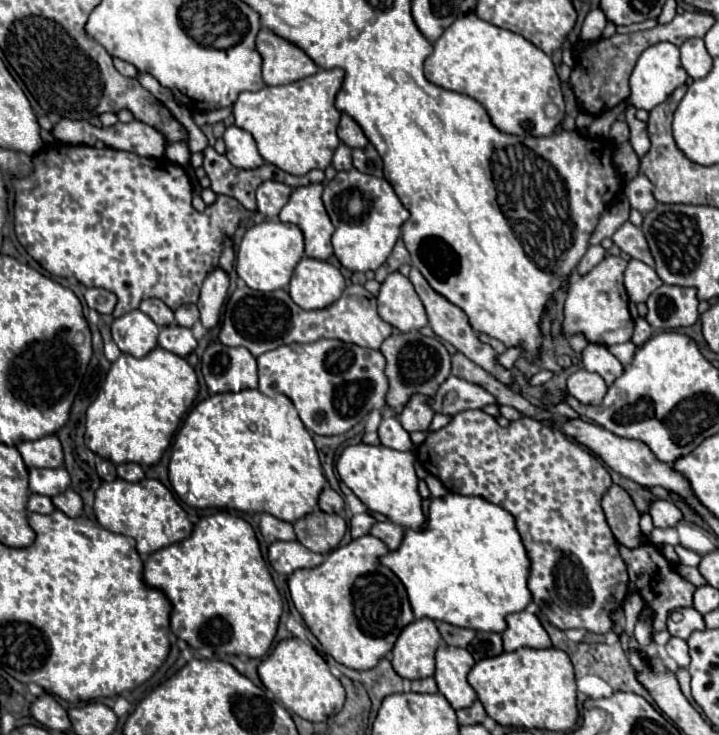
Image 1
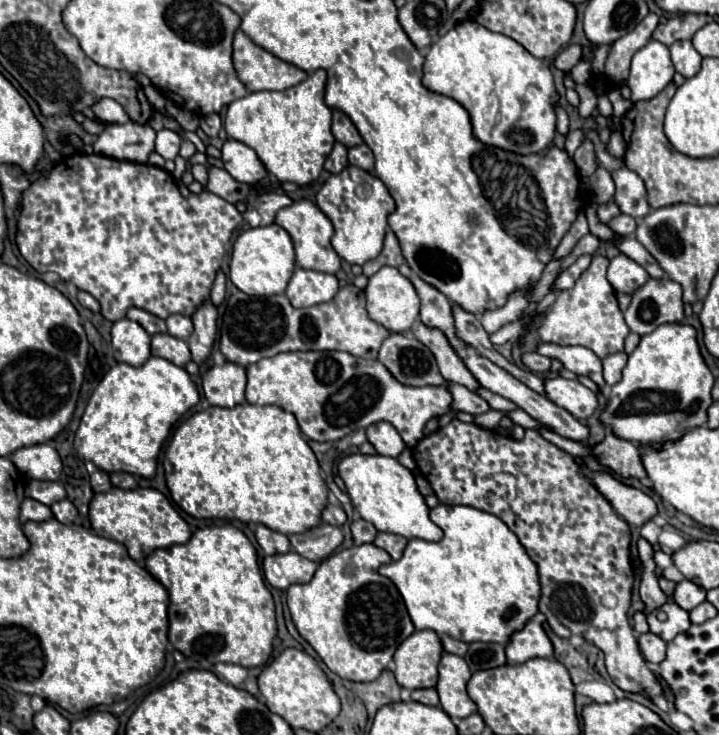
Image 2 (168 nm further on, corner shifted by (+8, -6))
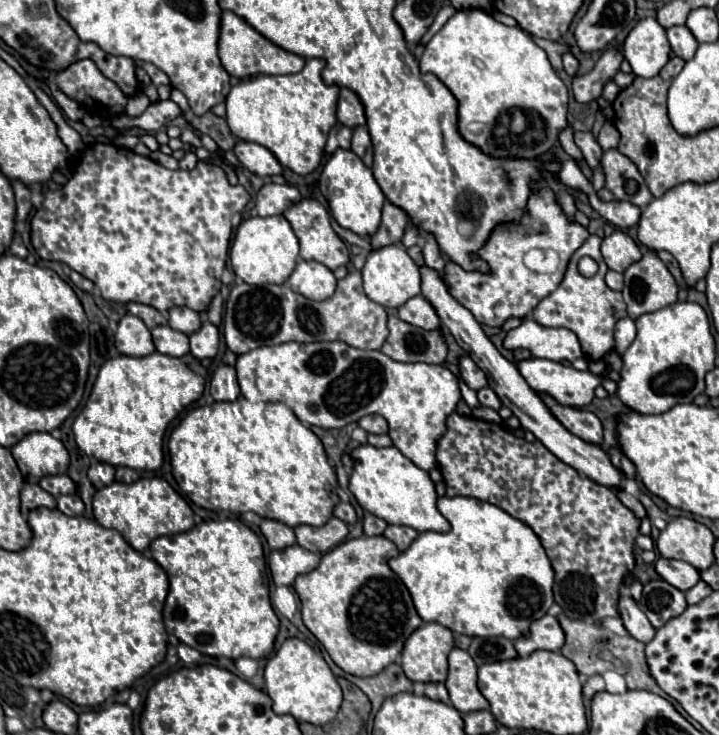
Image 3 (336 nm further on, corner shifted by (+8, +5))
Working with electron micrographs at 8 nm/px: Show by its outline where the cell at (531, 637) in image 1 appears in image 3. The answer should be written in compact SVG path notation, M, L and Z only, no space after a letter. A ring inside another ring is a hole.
M544 615L538 621L532 621L530 633L514 641L514 647L520 657L528 657L536 649L558 651L562 645L564 645L564 633L558 625L558 619L552 615Z

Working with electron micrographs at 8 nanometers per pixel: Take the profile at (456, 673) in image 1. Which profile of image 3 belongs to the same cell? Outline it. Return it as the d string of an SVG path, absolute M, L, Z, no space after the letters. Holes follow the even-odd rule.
M458 647L450 651L446 689L450 693L452 705L460 713L488 709L488 701L476 687L476 663L468 655L468 651L462 651Z

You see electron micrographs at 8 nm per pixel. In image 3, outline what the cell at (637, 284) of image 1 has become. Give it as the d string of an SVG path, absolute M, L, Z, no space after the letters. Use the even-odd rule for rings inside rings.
M614 231L602 239L602 255L608 269L618 273L624 273L634 261L642 259L640 247L624 231Z

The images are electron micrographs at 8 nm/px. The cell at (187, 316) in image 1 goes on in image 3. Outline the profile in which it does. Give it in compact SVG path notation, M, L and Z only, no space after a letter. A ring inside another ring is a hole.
M172 307L170 309L170 321L168 321L168 325L172 329L178 329L178 331L186 333L186 335L198 331L200 329L200 321L202 321L200 313L192 311L188 307Z

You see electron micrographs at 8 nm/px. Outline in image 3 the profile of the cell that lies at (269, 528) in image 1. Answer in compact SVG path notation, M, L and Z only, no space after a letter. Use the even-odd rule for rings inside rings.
M262 519L260 531L262 531L262 535L266 537L270 549L284 549L284 547L296 543L294 529L288 527L288 525L284 525L284 523L280 523L280 521Z

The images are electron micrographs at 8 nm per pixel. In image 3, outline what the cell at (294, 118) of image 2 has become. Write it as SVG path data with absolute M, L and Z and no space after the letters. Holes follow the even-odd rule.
M308 59L306 67L300 73L278 77L258 75L234 85L226 97L226 121L230 119L230 131L242 141L252 141L270 149L282 167L288 167L298 175L312 173L320 165L326 137L336 125L336 99L340 91L336 85L326 85L322 81L320 73L324 69L324 63L324 59Z

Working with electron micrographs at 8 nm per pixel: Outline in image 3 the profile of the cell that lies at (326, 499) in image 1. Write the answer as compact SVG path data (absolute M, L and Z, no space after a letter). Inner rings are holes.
M338 503L334 507L334 515L338 519L342 519L344 523L354 523L356 521L356 511L354 511L354 507L350 503Z

